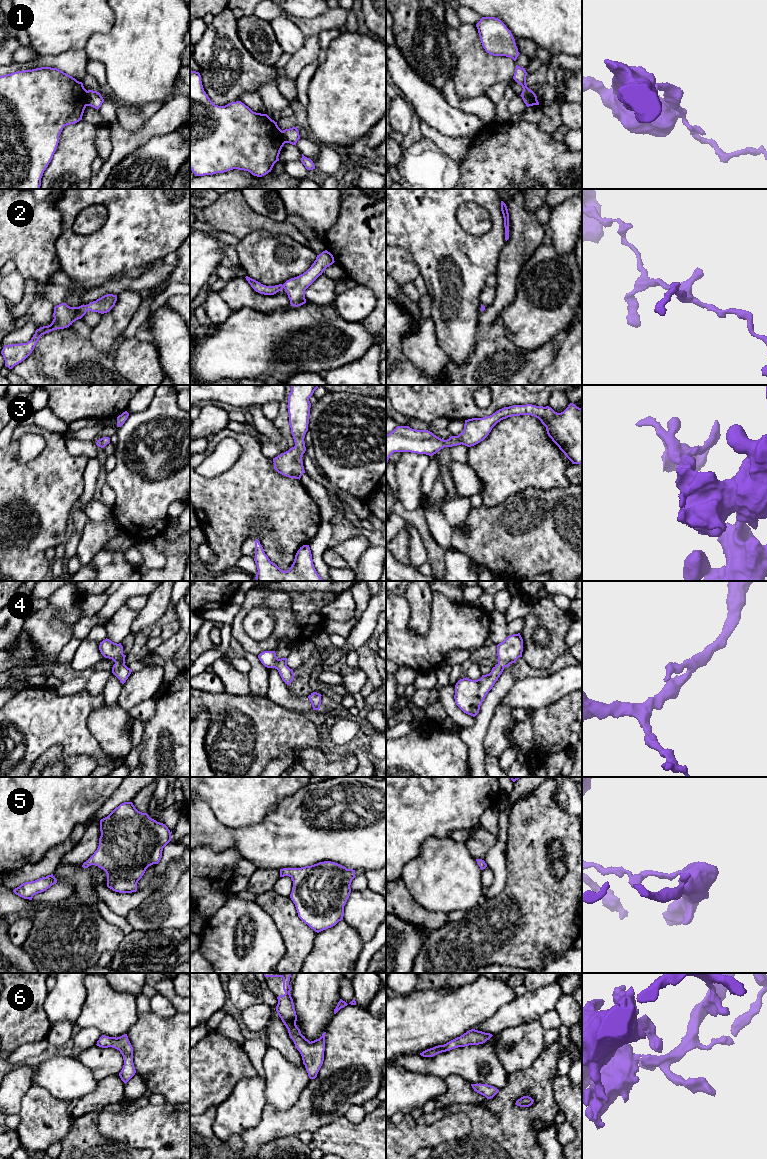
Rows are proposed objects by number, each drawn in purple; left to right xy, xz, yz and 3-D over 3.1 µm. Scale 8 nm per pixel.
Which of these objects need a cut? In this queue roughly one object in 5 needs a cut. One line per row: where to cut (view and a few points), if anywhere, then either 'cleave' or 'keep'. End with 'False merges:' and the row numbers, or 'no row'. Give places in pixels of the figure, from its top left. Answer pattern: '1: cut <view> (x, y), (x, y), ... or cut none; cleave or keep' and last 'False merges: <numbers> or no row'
1: cut xy (86, 91), (87, 105); cleave
2: cut none; keep
3: cut none; keep
4: cut none; keep
5: cut none; keep
6: cut none; keep
False merges: 1

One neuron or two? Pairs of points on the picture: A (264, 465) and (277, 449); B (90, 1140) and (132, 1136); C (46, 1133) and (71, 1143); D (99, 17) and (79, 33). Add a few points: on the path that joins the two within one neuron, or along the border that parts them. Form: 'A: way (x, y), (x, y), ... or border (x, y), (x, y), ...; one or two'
A: border (261, 445), (261, 451), (272, 459); two
B: border (98, 1116), (98, 1131), (128, 1147); two
C: border (74, 1119), (71, 1130), (61, 1143); two
D: way (94, 18), (84, 28); one

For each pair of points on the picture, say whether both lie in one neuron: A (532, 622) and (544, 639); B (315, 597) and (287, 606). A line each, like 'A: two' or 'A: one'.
A: two
B: one

